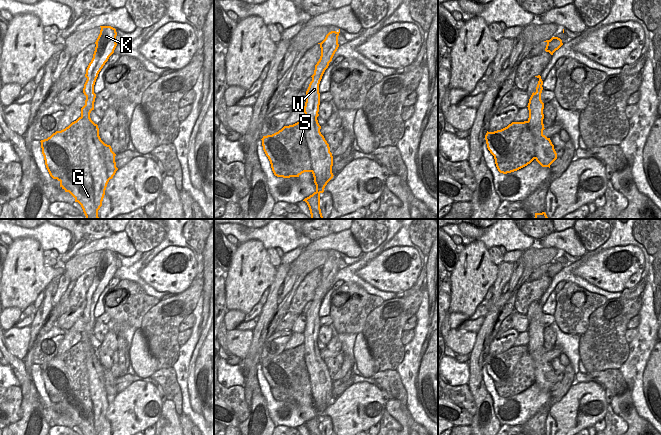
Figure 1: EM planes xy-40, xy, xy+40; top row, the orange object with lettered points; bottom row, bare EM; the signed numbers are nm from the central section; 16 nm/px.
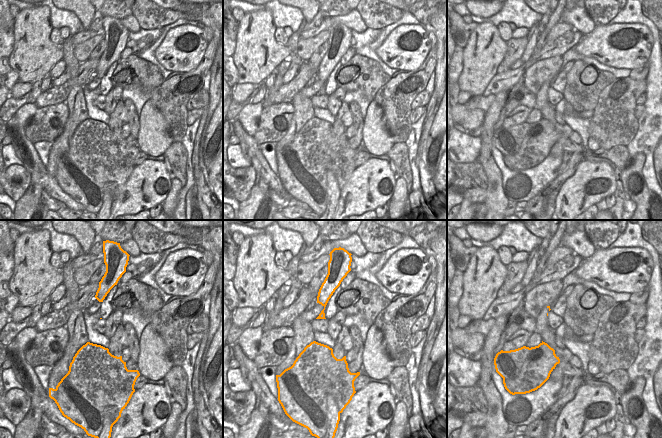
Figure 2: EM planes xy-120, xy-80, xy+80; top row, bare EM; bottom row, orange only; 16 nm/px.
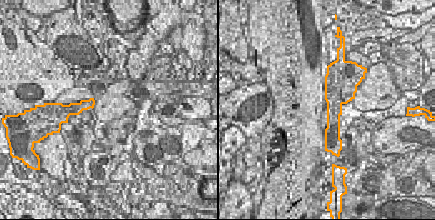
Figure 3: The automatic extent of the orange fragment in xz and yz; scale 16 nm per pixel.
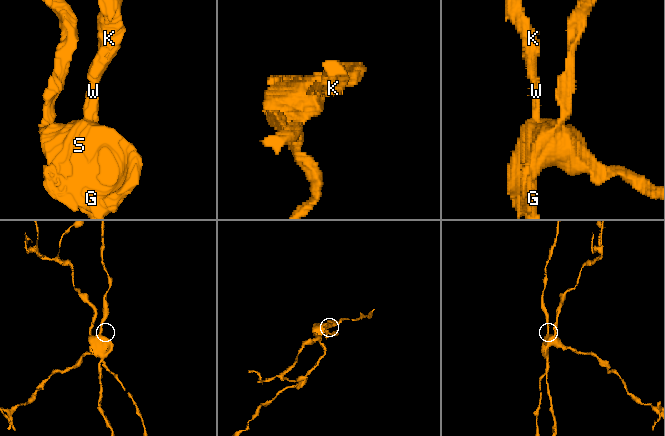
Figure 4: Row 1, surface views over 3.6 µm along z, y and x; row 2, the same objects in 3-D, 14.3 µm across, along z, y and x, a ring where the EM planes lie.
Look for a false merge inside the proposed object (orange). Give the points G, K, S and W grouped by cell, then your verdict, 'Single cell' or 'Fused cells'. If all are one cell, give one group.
Groups: G S / K W. Fused cells.

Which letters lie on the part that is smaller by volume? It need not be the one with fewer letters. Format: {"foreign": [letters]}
{"foreign": ["K", "W"]}

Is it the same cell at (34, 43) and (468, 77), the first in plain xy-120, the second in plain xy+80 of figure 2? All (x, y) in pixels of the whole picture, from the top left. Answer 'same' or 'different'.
same

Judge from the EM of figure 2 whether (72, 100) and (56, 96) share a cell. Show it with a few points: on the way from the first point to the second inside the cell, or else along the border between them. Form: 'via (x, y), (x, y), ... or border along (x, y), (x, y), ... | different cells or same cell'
border along (82, 86), (74, 86), (65, 101) | different cells

